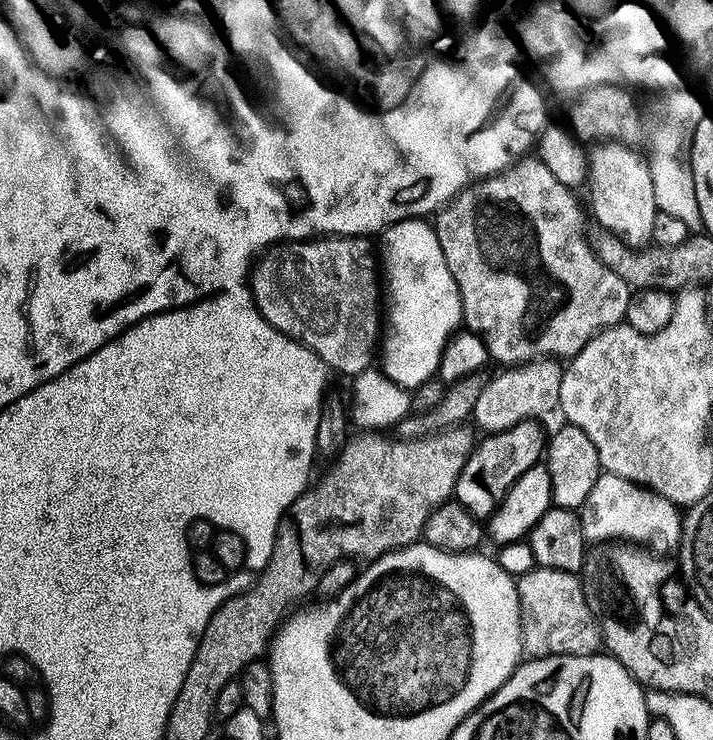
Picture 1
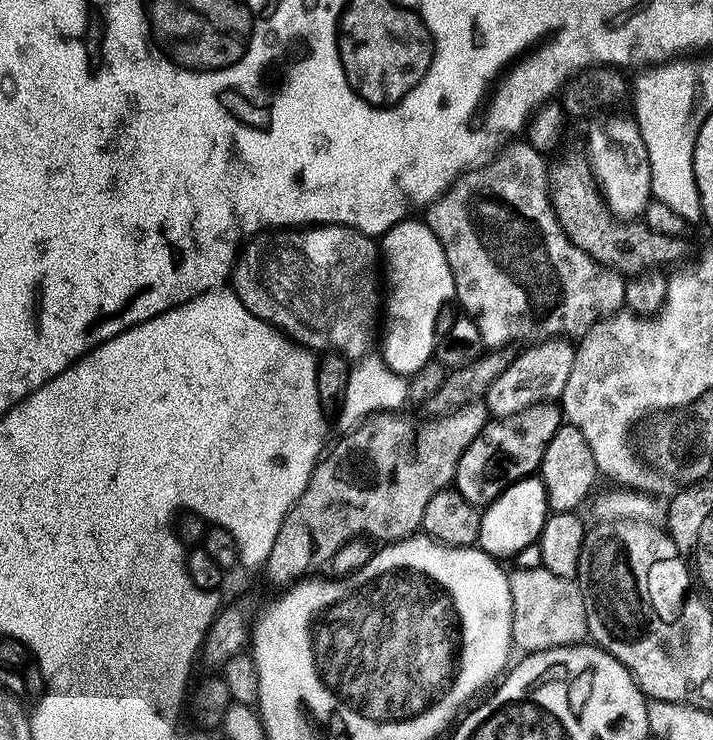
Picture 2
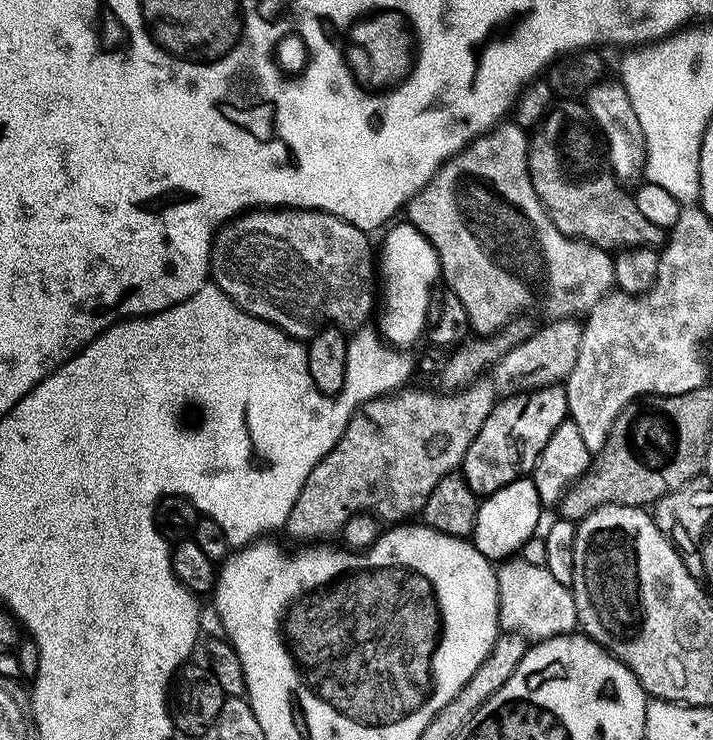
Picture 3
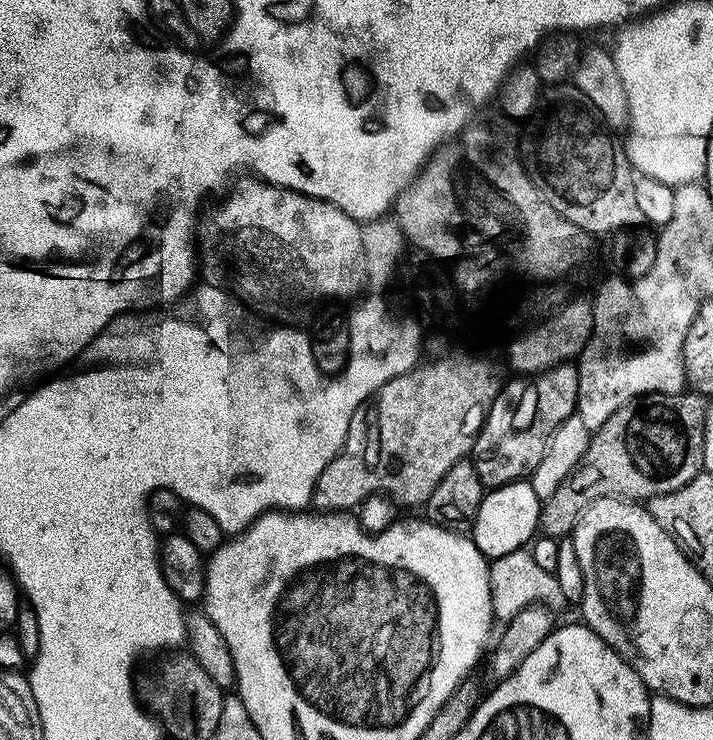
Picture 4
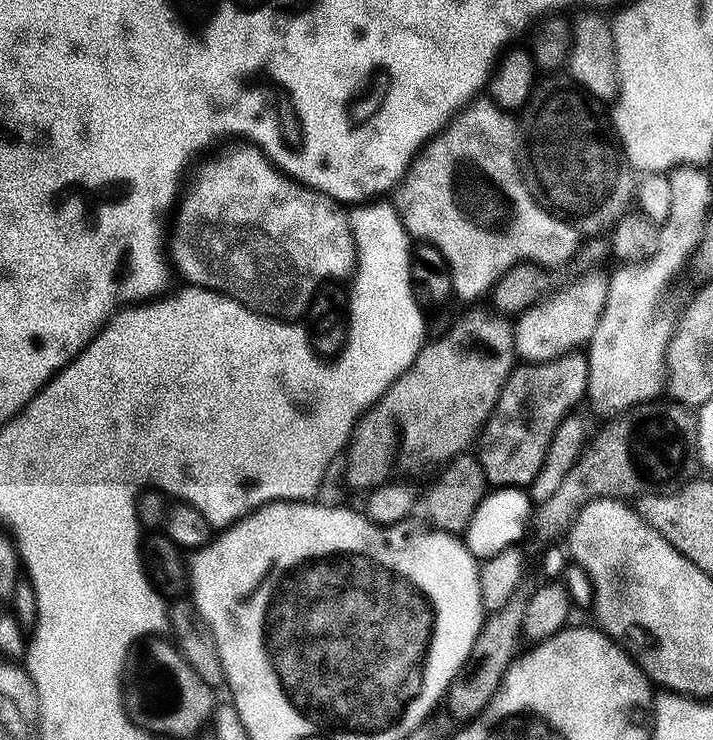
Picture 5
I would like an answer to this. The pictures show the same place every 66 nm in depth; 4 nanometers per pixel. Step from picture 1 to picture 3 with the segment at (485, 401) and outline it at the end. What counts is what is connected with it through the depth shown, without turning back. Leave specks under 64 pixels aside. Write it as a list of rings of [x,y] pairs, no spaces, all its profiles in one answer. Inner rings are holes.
[[[576,318],[571,320],[553,320],[537,327],[536,333],[530,338],[526,338],[526,342],[522,342],[522,346],[514,346],[514,350],[510,350],[510,354],[506,354],[496,363],[490,378],[496,383],[497,393],[530,392],[534,388],[545,388],[551,384],[567,381],[570,370],[574,370],[574,362],[578,362],[578,346],[582,346],[583,333],[584,329],[581,321]]]

